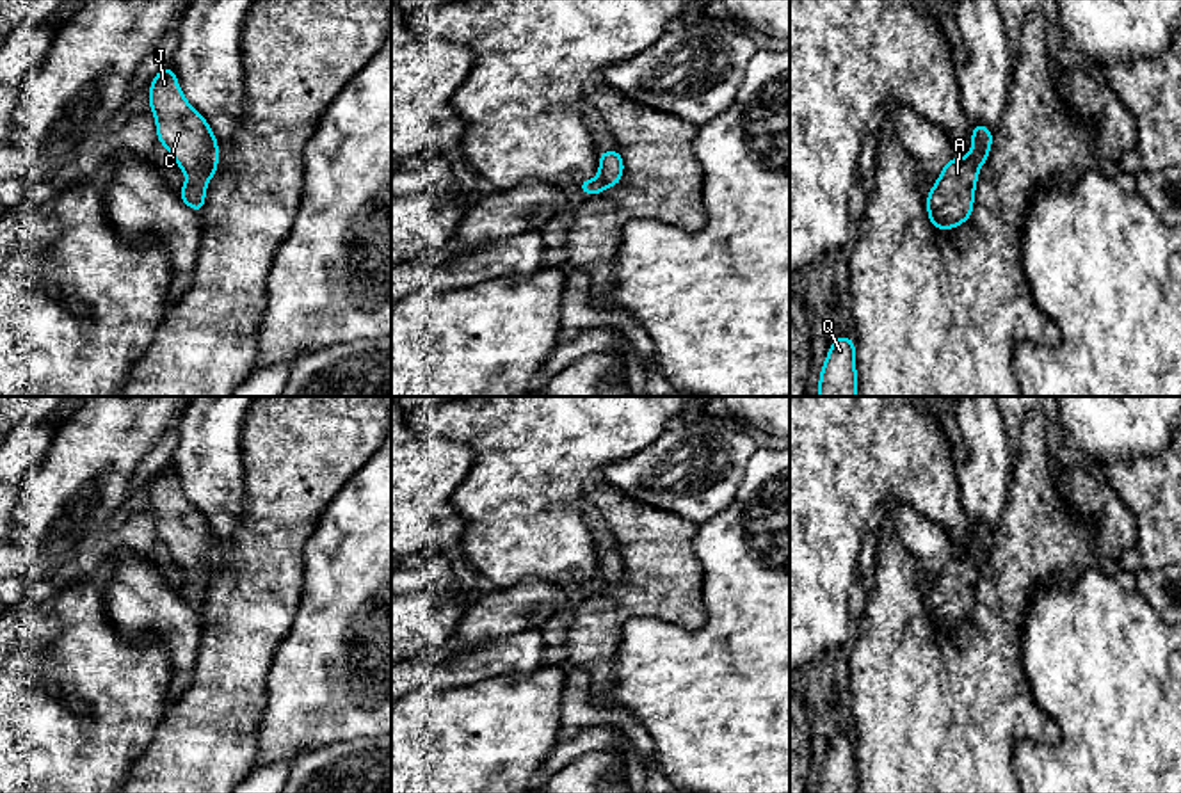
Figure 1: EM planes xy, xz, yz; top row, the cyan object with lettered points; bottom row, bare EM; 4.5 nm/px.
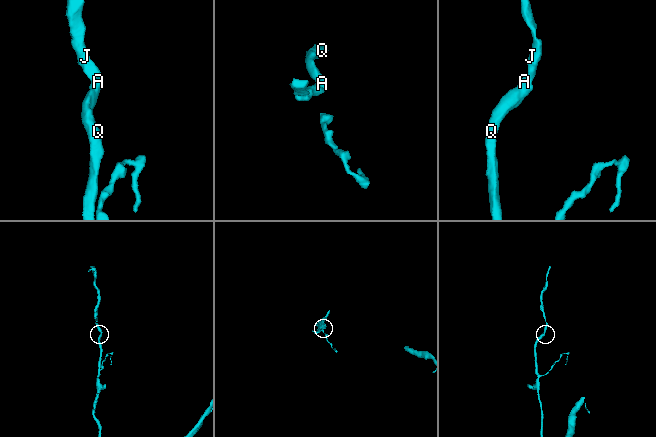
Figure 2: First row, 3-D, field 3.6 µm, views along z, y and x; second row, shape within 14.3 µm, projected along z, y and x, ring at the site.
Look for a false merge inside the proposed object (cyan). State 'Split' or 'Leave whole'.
Leave whole

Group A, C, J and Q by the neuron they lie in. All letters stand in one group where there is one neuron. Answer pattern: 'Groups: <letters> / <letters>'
Groups: A C J Q

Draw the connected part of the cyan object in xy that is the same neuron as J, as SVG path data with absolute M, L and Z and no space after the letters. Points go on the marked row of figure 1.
M171 66L160 69L151 80L149 105L157 119L158 142L187 174L185 185L178 190L180 197L201 213L206 183L219 167L219 142L206 119L185 100Z

